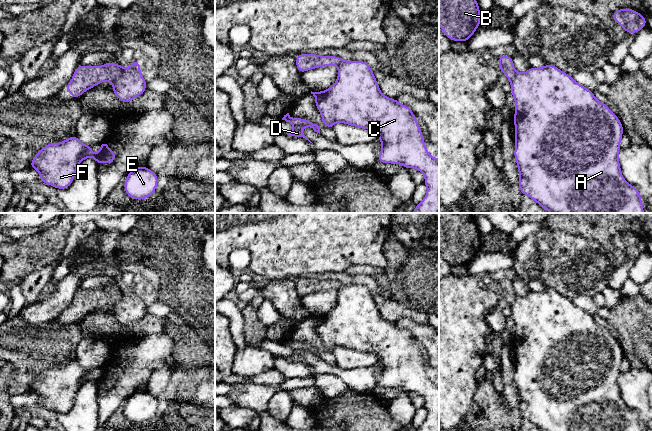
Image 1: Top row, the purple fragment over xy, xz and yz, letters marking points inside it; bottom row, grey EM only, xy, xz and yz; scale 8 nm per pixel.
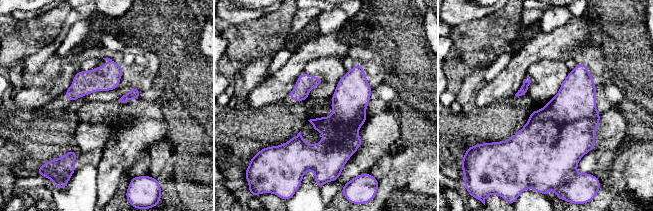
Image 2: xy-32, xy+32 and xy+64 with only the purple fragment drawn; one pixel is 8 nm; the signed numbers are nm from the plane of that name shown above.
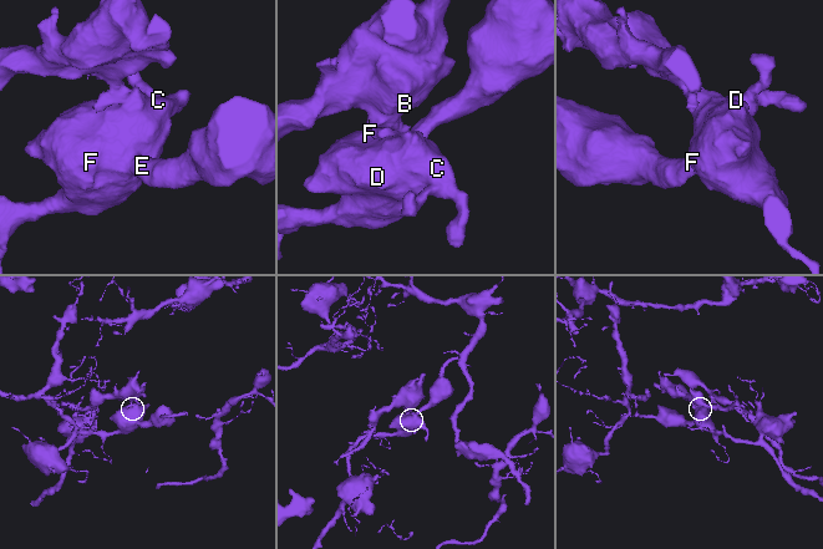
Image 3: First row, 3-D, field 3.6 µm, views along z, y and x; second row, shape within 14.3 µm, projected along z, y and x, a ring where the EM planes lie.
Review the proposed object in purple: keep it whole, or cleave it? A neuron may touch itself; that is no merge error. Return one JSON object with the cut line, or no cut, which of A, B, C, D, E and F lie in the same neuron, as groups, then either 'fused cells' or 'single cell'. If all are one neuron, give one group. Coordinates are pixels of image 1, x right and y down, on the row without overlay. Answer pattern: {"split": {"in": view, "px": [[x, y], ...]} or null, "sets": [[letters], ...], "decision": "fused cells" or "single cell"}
{"split": {"in": "xy", "px": [[122, 291], [112, 307]]}, "sets": [["A", "C", "D", "E", "F"], ["B"]], "decision": "fused cells"}

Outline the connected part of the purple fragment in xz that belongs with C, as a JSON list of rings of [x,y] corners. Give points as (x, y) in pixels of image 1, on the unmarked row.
[[[343,285],[337,291],[338,302],[330,312],[321,316],[311,315],[323,348],[332,353],[336,346],[341,346],[374,354],[382,367],[378,386],[401,388],[406,393],[415,392],[424,398],[427,418],[415,431],[439,431],[439,383],[429,378],[411,332],[381,317],[374,297],[366,285]]]

